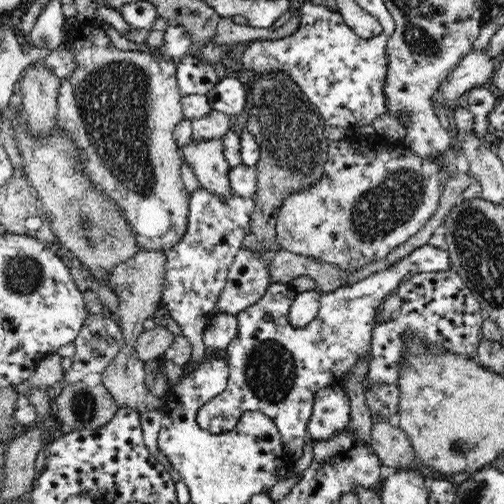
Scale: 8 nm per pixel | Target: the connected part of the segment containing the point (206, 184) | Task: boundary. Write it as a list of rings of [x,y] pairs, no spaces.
[[[221,139],[207,140],[203,145],[186,143],[179,151],[183,162],[193,168],[206,191],[218,195],[235,194],[229,181],[229,170],[233,167],[224,156]]]

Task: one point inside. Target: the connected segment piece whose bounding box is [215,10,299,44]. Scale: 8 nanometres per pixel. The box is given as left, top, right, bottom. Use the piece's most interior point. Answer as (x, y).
(228, 32)

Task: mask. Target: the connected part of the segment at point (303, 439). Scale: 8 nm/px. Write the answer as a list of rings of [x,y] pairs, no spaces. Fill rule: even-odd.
[[[427,243],[386,270],[380,270],[351,286],[342,286],[333,292],[322,294],[319,314],[305,328],[294,328],[289,323],[290,304],[293,303],[290,285],[273,283],[257,304],[237,315],[238,333],[236,339],[227,347],[229,379],[218,396],[198,410],[196,422],[199,427],[212,434],[222,434],[233,429],[244,412],[262,412],[275,422],[282,435],[284,450],[290,454],[292,460],[298,460],[311,436],[307,432],[307,424],[313,412],[316,392],[326,386],[341,384],[344,376],[350,374],[350,370],[362,360],[362,356],[371,354],[372,332],[376,327],[375,316],[383,300],[396,293],[397,287],[412,274],[446,272],[452,266],[448,253],[445,247]],[[267,315],[271,316],[269,321],[266,319]]]

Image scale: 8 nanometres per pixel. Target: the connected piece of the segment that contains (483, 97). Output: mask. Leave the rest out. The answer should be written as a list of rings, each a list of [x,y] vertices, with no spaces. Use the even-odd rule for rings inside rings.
[[[486,85],[470,89],[466,100],[469,102],[467,109],[472,112],[475,120],[474,133],[480,137],[480,141],[489,140],[488,133],[491,129],[487,116],[499,101],[499,95],[492,87]]]

